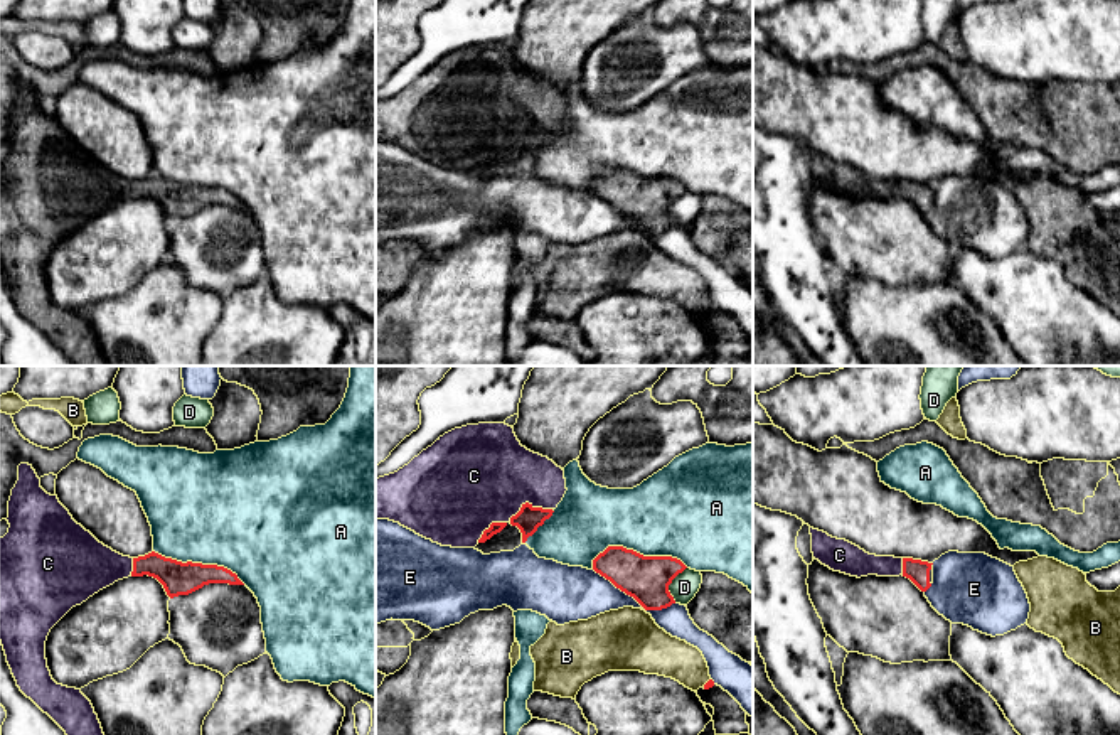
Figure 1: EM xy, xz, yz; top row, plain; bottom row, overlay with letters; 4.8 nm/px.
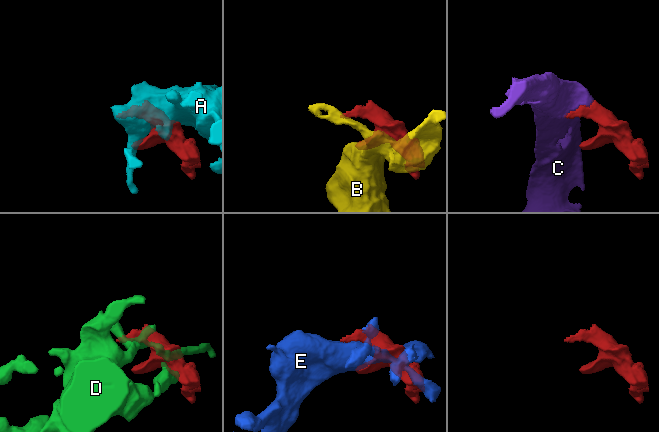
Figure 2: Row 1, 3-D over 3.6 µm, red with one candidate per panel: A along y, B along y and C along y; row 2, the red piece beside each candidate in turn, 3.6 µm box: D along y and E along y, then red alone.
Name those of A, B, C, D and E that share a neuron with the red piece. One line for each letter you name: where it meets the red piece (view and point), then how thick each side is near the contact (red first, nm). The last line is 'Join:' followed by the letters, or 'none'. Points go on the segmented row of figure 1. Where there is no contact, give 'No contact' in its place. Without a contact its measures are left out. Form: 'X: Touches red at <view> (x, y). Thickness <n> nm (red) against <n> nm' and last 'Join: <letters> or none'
C: Touches red at xz (529, 504). Thickness 120 nm (red) against 440 nm
Join: C

